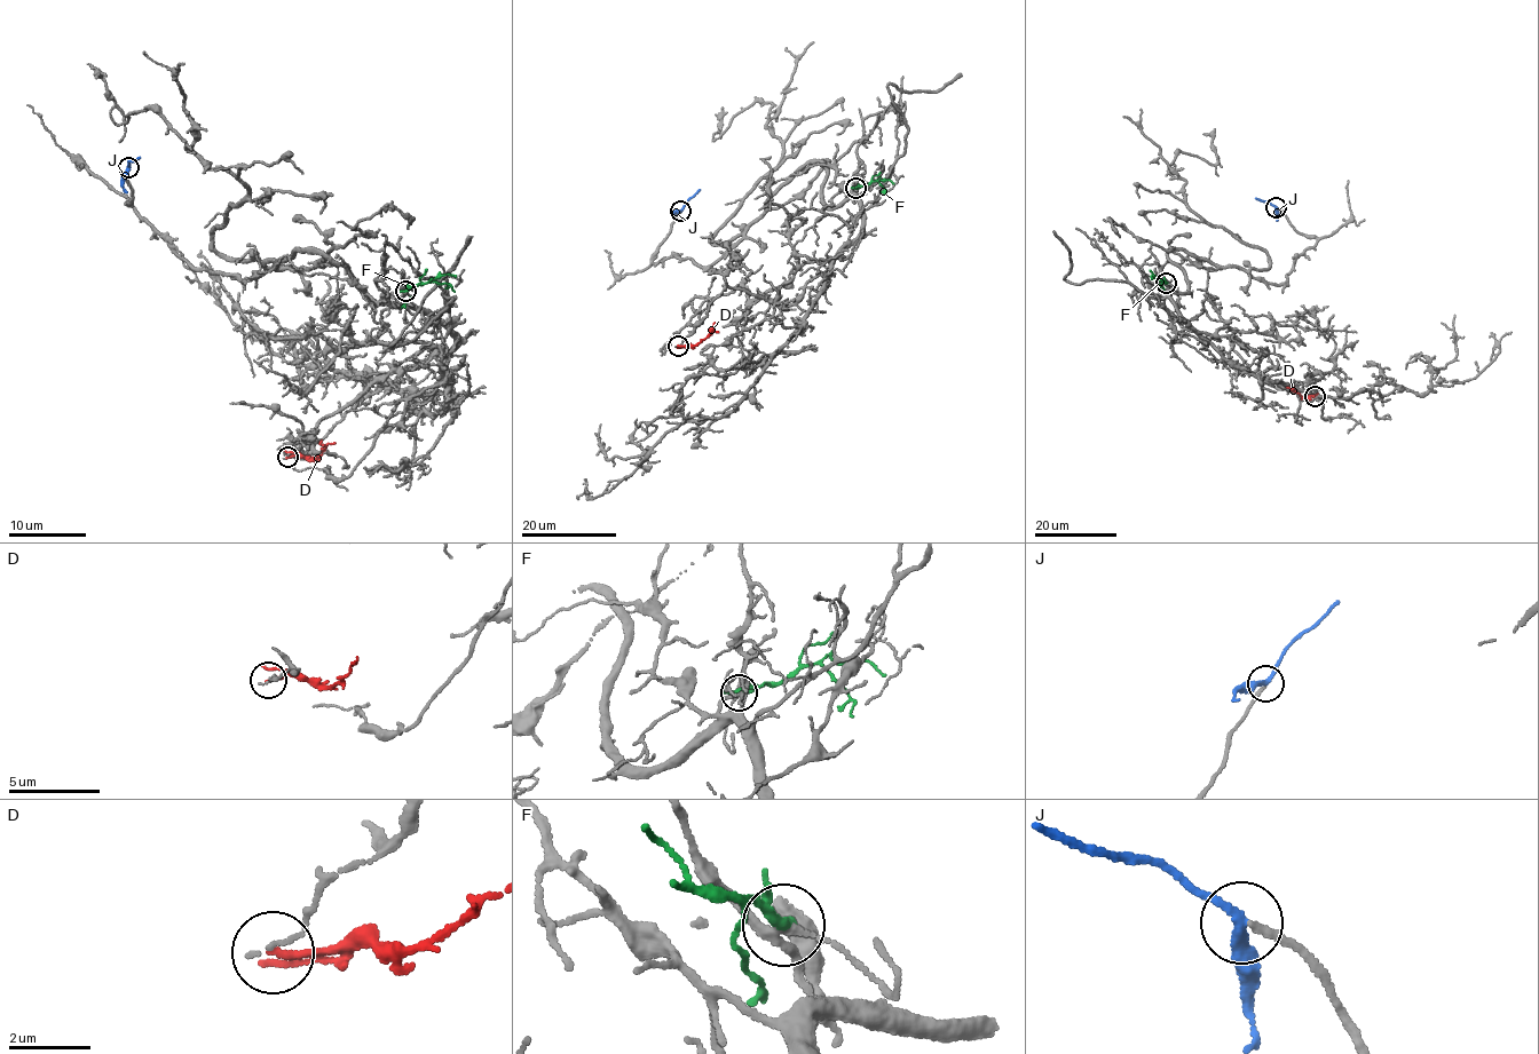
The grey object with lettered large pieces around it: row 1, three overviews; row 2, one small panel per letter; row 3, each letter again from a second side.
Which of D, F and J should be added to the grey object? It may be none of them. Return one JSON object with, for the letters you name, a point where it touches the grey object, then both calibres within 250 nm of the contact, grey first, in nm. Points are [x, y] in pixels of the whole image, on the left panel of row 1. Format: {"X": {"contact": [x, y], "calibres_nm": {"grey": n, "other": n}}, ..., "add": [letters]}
{"J": {"contact": [128, 167], "calibres_nm": {"grey": 190, "other": 240}}, "add": ["J"]}

